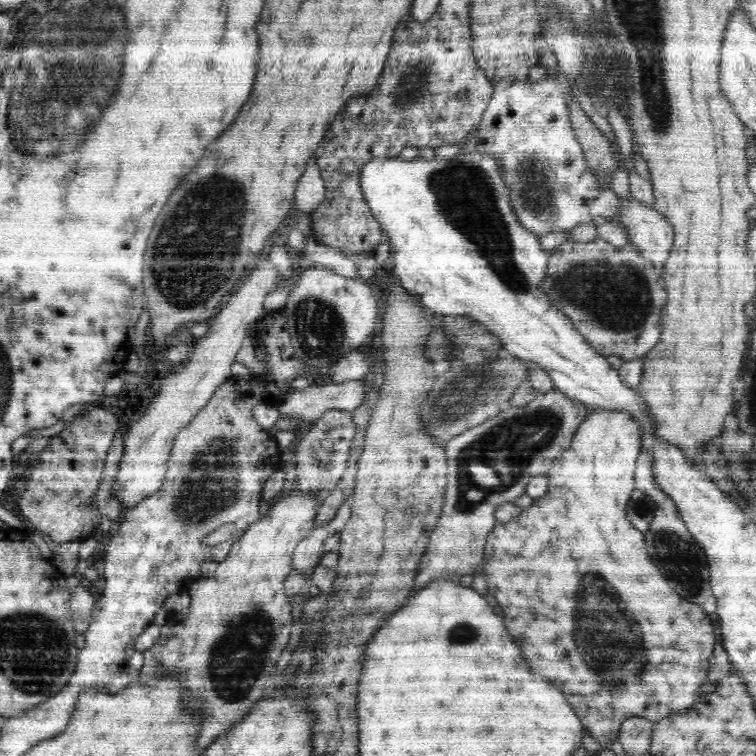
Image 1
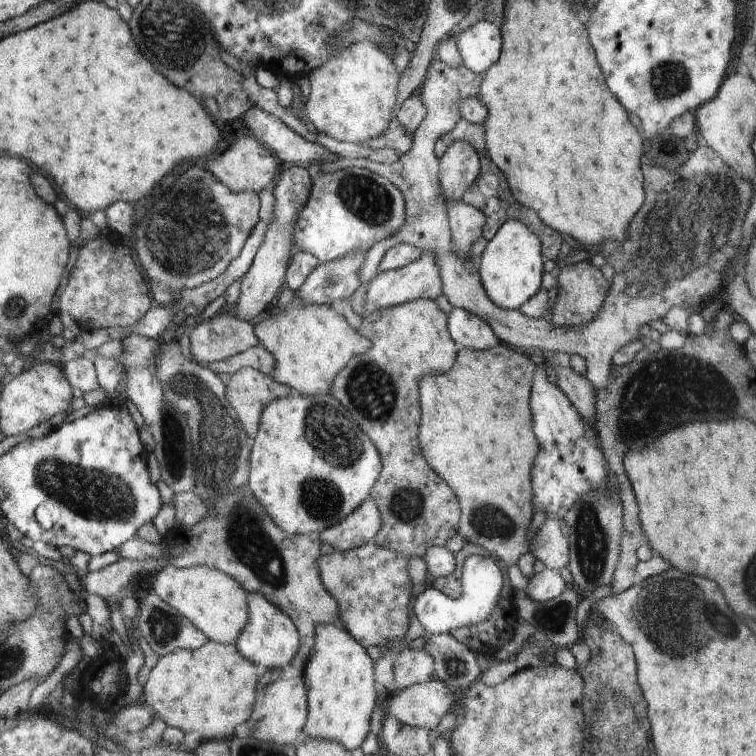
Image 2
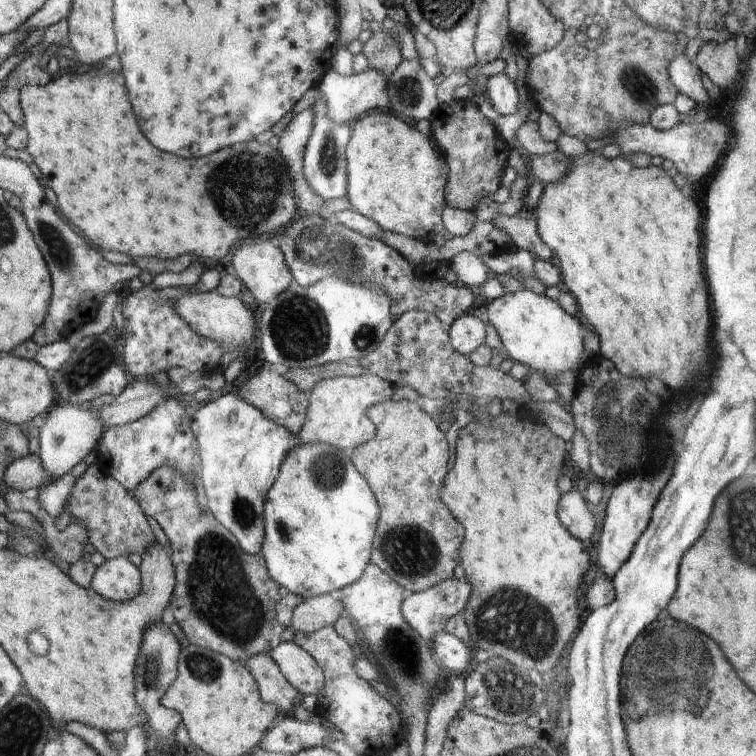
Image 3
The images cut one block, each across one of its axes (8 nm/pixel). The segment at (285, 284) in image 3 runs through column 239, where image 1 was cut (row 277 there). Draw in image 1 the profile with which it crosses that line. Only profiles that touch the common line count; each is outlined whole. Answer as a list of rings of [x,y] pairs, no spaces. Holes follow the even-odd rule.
[[[265,256],[248,273],[230,301],[209,321],[209,331],[193,347],[191,359],[186,360],[174,373],[160,380],[160,389],[144,415],[128,429],[124,441],[124,452],[119,464],[113,494],[121,506],[134,507],[147,496],[158,492],[167,473],[167,462],[177,432],[184,428],[209,403],[218,387],[230,378],[230,366],[242,347],[249,324],[259,322],[266,314],[264,300],[274,290],[279,280],[278,271]]]

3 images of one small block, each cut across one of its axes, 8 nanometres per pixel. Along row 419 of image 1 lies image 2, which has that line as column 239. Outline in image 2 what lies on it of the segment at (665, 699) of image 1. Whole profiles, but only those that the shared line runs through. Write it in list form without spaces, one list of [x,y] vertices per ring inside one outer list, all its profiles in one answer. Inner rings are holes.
[[[165,566],[153,578],[152,591],[160,600],[176,608],[202,632],[208,641],[235,645],[248,622],[248,592],[234,578],[212,566],[179,569]]]

